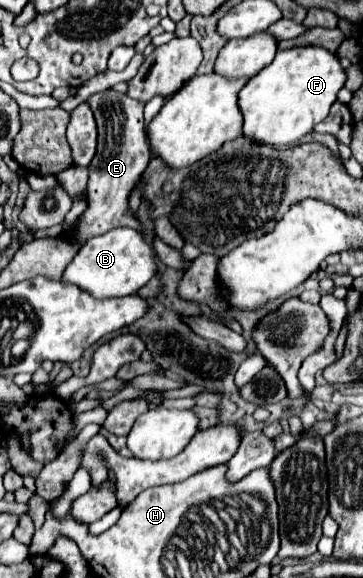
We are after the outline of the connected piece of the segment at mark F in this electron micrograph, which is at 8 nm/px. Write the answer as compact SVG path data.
M317 45L279 51L273 63L251 77L239 93L239 107L245 119L243 135L269 145L293 145L329 115L345 79L345 69L333 51Z

